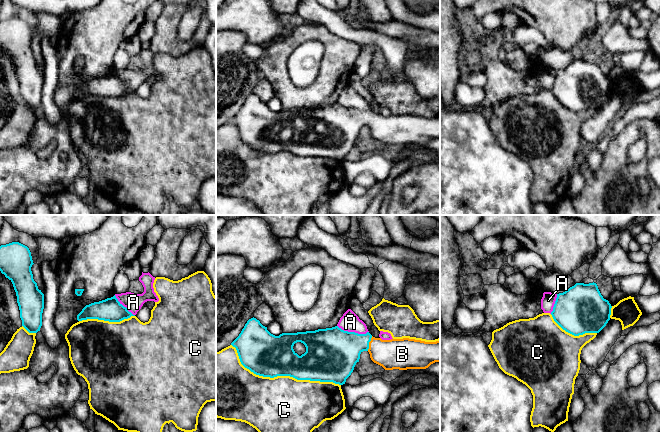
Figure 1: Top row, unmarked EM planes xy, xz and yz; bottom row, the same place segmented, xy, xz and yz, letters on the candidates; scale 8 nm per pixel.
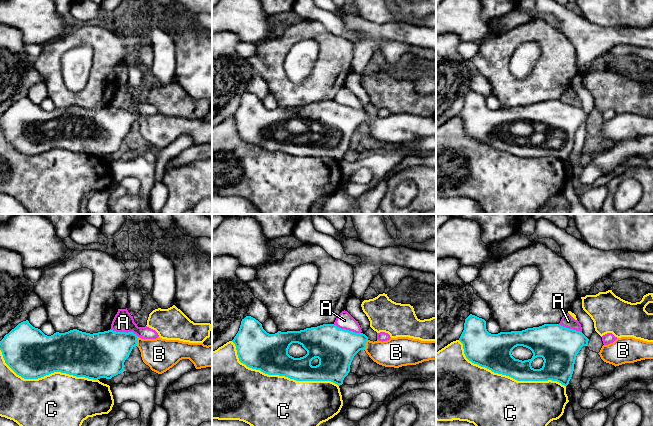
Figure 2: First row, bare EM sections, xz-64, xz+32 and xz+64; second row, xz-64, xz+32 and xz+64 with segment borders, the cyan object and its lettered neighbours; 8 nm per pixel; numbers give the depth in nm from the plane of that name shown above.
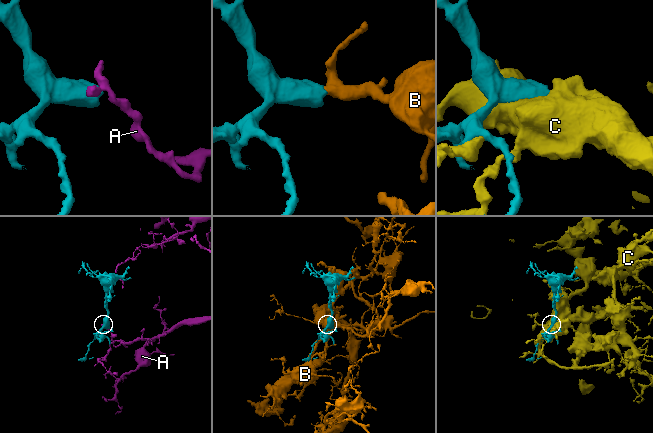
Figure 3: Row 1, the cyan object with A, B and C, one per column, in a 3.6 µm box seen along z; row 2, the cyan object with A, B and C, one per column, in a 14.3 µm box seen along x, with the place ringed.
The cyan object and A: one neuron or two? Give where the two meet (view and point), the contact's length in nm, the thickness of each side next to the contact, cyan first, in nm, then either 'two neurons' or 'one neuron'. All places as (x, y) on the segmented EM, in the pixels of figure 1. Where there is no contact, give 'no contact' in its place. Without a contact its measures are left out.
meets cyan in xz at (353, 332); contact 260 nm long; 420 nm thick on the cyan side, 150 nm on the other; two neurons

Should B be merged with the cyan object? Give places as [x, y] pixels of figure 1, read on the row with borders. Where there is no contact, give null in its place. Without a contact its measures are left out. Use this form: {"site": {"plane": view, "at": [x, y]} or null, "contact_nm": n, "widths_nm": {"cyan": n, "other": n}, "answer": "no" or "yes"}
{"site": {"plane": "xz", "at": [368, 343]}, "contact_nm": 130, "widths_nm": {"cyan": 340, "other": 240}, "answer": "yes"}

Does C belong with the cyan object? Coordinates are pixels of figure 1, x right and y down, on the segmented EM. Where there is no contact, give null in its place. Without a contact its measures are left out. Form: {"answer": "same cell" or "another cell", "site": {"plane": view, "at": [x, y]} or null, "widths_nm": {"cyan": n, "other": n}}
{"answer": "another cell", "site": {"plane": "xz", "at": [281, 375]}, "widths_nm": {"cyan": 340, "other": 440}}

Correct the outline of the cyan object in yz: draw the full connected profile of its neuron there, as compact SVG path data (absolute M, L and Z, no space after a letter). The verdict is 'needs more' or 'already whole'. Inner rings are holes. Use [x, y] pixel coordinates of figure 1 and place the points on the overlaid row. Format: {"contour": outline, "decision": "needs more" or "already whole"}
{"contour": "M576 283L557 294L551 315L563 330L579 336L599 333L610 320L611 308L596 283Z", "decision": "already whole"}

